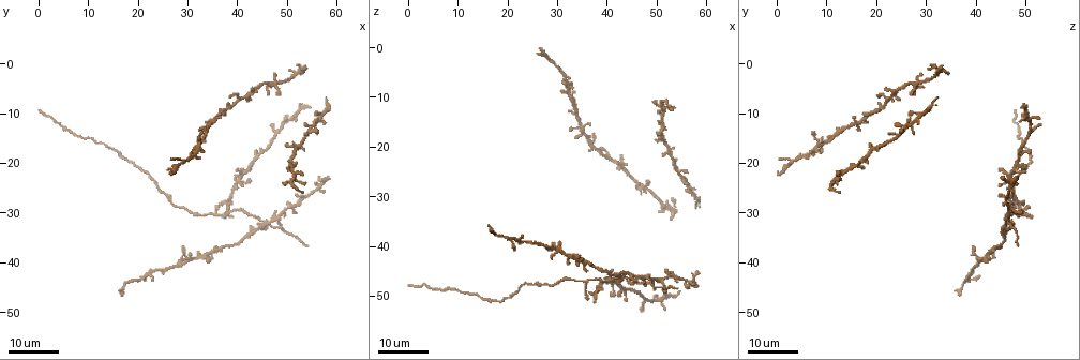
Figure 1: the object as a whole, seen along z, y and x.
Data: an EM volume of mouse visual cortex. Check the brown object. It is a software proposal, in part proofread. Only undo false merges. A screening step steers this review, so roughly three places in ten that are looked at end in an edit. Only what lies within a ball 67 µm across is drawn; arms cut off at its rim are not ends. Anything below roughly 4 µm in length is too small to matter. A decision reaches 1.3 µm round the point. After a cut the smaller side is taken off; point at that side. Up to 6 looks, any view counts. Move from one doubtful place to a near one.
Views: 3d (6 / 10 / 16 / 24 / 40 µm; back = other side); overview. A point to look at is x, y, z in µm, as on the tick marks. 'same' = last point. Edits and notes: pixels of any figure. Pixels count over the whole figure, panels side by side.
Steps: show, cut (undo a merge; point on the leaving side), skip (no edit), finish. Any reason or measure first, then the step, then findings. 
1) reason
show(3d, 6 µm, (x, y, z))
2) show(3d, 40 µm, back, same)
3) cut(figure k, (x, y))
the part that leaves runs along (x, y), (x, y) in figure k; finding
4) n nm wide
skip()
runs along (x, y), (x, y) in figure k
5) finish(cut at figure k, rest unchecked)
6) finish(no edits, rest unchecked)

four-way junction
show(3d, 24 µm, (37.5, 28.0, 49.0))

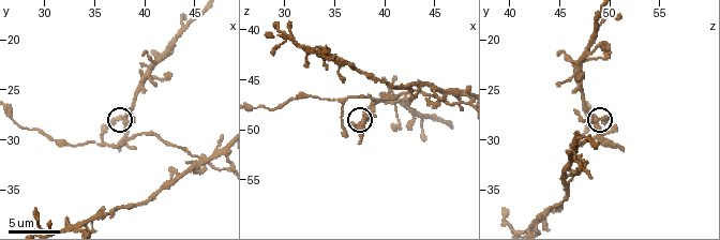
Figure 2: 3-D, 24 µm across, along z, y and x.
show(3d, 10 µm, same)

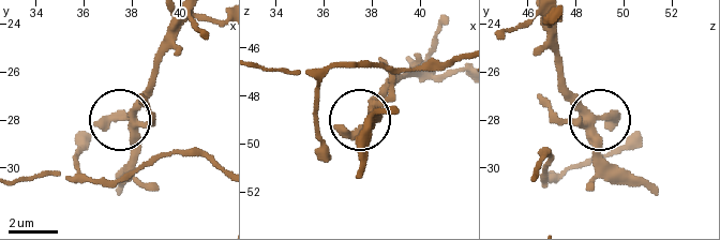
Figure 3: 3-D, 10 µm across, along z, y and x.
skip()
runs along (184, 21), (126, 120), (133, 180) in figure 3; continuous, no second neuron

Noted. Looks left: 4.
four or more arms meet
show(3d, 24 µm, (30.5, 39.5, 41.0))

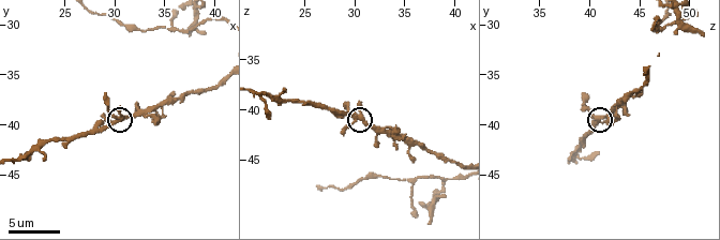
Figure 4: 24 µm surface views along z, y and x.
show(3d, 6 µm, (29.8, 39.4, 40.6))

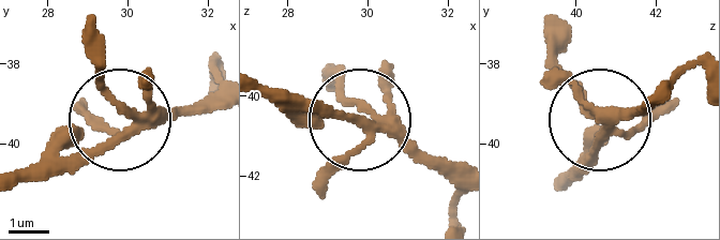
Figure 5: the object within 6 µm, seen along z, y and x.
skip()
runs along (218, 88), (186, 108), (125, 119), (88, 57) in figure 5; one neuron here

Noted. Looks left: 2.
a fork
show(3d, 16 µm, (48.5, 31.5, 46.0))

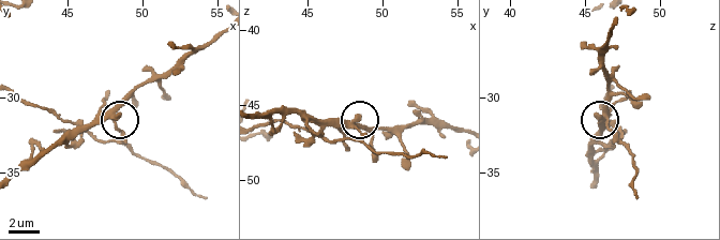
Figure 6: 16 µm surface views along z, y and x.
show(3d, 10 µm, same)

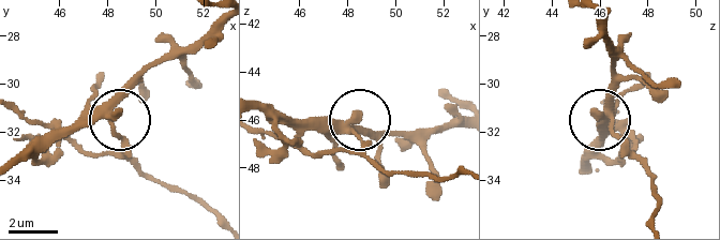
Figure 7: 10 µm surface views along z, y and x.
side arm 8 µm; 3 arms
skip()
continuous, no second neuron

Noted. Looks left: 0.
finish(no edits, rest unchecked)

